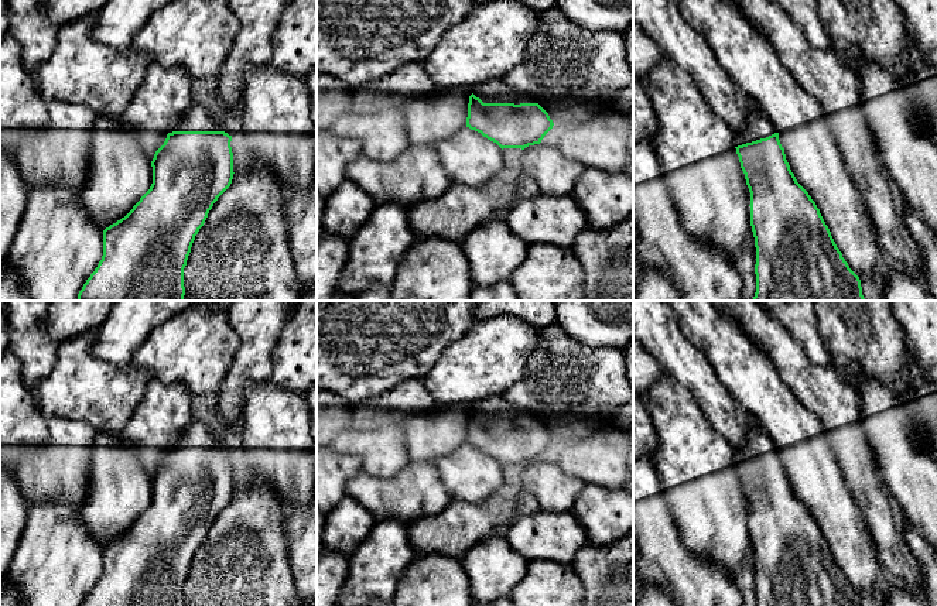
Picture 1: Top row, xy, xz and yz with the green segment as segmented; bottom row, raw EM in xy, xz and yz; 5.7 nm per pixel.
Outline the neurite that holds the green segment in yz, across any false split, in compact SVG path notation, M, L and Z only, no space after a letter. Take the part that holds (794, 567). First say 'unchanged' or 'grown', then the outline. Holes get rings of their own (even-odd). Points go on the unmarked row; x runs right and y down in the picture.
grown; M749 415L749 421L752 429L733 461L750 509L756 606L862 606L815 518L791 489L774 442L758 420Z

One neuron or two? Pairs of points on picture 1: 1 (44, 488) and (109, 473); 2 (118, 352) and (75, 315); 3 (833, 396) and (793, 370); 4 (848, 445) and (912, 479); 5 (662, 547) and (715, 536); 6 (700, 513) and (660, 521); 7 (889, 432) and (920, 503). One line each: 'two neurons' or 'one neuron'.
1: two neurons
2: two neurons
3: one neuron
4: two neurons
5: two neurons
6: two neurons
7: one neuron

